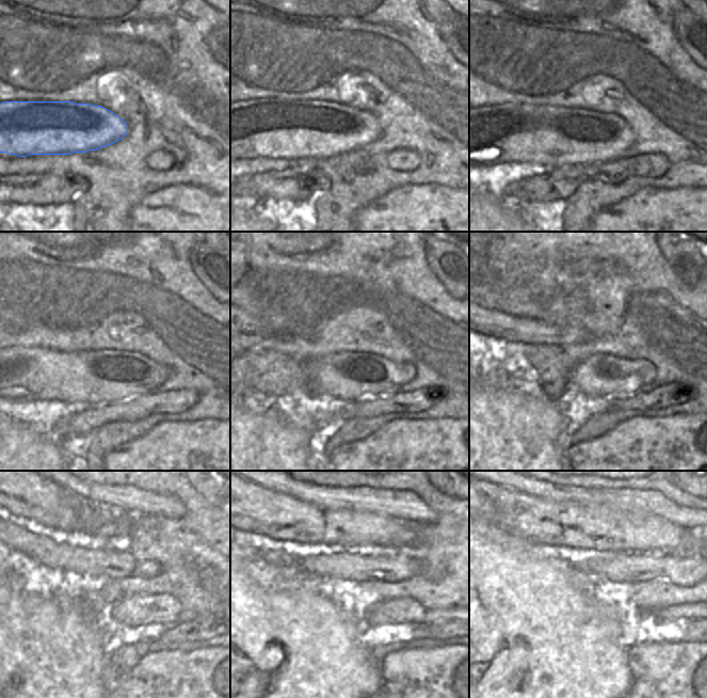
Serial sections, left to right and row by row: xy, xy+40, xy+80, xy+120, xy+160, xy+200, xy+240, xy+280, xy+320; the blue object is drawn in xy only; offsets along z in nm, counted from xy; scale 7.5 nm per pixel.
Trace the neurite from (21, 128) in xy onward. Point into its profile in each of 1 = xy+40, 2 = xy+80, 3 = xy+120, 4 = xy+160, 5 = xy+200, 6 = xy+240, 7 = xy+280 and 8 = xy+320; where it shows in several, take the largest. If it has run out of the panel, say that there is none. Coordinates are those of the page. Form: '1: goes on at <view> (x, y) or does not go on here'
1: goes on at xy+40 (298, 129)
2: goes on at xy+80 (553, 137)
3: goes on at xy+120 (102, 377)
4: goes on at xy+160 (352, 376)
5: goes on at xy+200 (598, 375)
6: goes on at xy+240 (162, 608)
7: goes on at xy+280 (396, 611)
8: goes on at xy+320 (685, 611)

